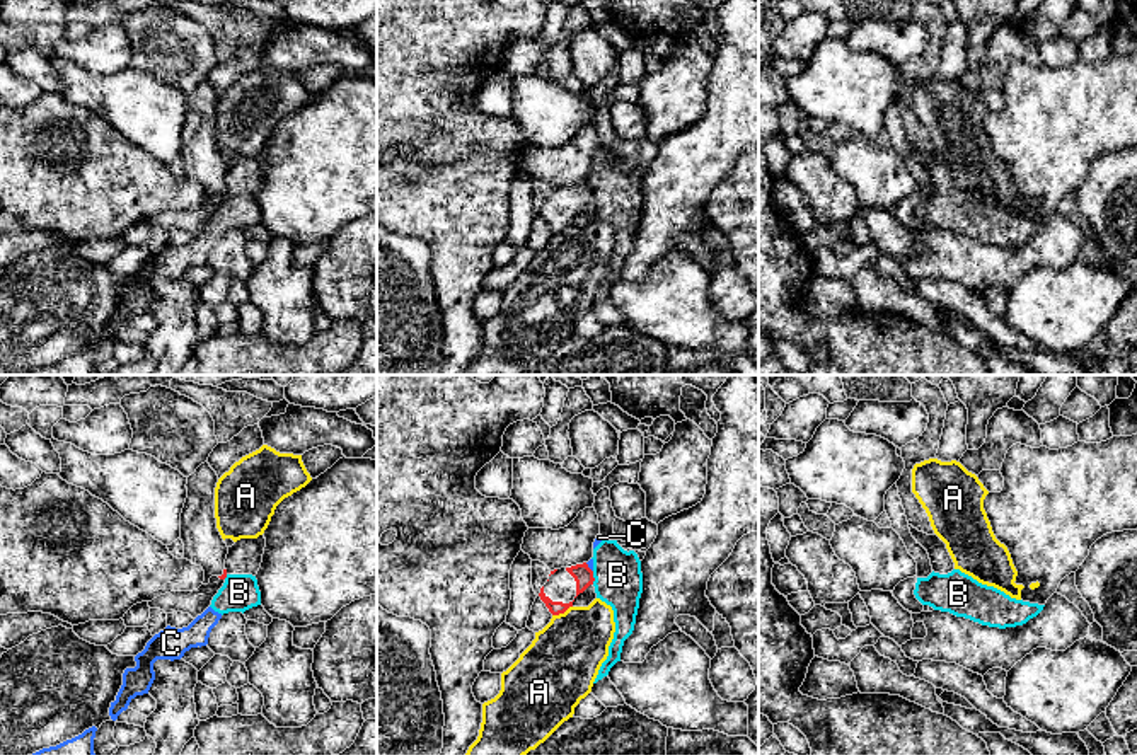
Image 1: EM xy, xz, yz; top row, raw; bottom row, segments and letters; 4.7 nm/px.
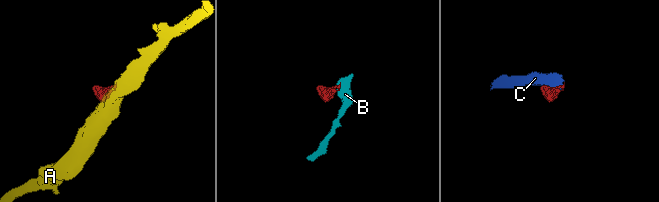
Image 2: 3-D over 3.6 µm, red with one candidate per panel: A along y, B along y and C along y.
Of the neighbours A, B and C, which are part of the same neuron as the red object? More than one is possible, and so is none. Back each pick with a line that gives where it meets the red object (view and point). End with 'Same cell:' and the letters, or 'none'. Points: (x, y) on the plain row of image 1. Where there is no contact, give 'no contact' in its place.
Same cell: none

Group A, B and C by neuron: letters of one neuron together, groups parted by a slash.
A / B C

